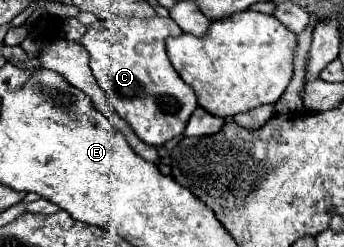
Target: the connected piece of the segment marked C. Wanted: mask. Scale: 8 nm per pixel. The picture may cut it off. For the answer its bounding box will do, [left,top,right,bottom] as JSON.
[80,16,198,146]

